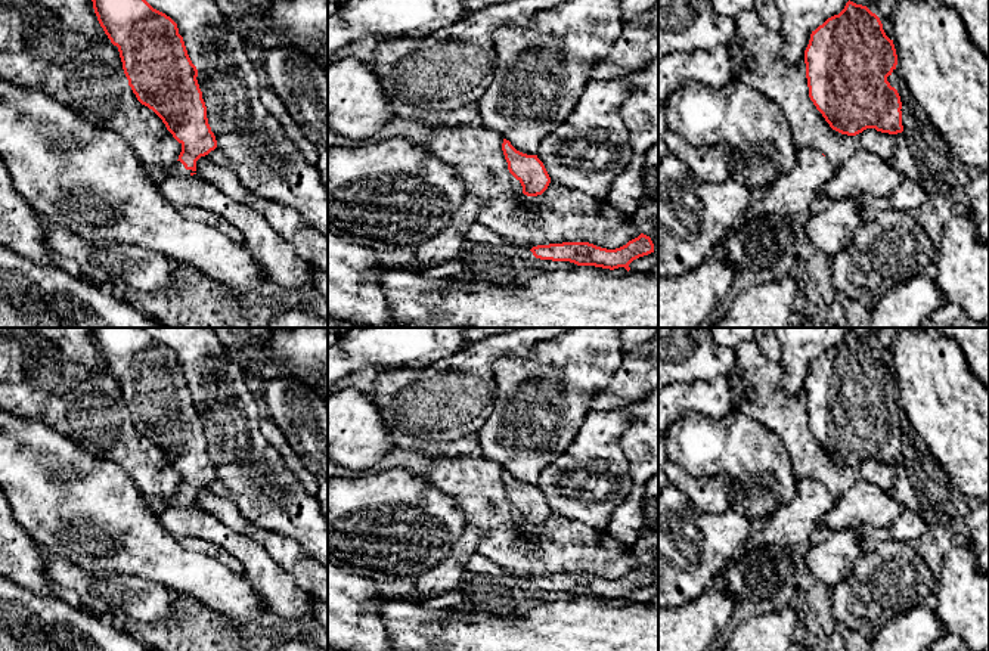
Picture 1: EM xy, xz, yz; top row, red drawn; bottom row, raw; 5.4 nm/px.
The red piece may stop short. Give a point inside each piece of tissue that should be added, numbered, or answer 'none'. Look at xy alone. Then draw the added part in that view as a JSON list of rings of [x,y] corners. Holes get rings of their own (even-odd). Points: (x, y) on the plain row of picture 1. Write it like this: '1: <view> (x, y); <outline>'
1: xy (177, 499); [[[176,492],[173,496],[167,497],[167,499],[162,499],[162,500],[158,500],[158,502],[152,502],[151,506],[154,508],[155,514],[159,515],[159,512],[164,508],[168,508],[168,506],[187,508],[192,503],[196,503],[196,502],[186,500],[185,496],[180,492]]]

